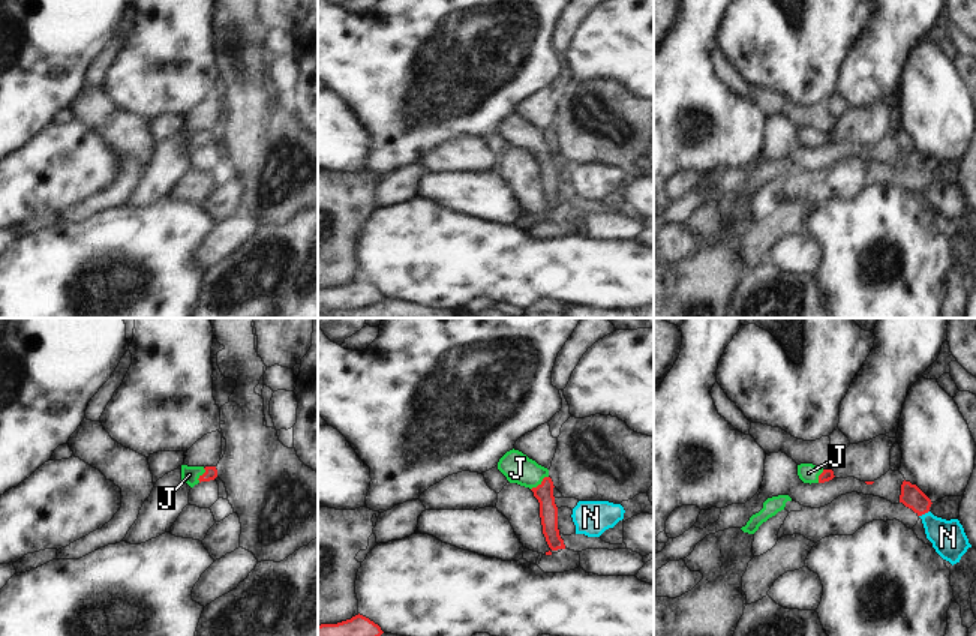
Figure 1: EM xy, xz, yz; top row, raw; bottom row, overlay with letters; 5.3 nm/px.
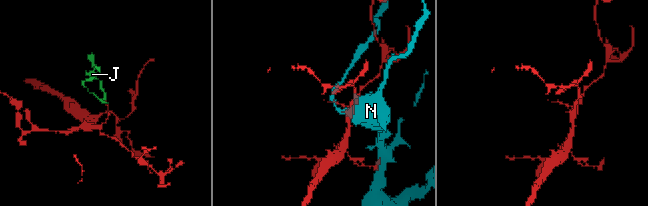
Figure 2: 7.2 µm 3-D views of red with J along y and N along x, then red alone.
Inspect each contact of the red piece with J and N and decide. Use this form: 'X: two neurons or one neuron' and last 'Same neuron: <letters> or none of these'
J: one neuron
N: two neurons
Same neuron: J

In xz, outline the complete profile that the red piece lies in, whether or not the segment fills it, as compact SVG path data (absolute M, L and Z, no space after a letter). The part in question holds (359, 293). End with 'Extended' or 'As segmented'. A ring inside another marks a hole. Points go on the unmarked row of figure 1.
M358 278L337 288L318 290L318 314L322 310L358 309L376 303L382 297L378 288Z. As segmented.

